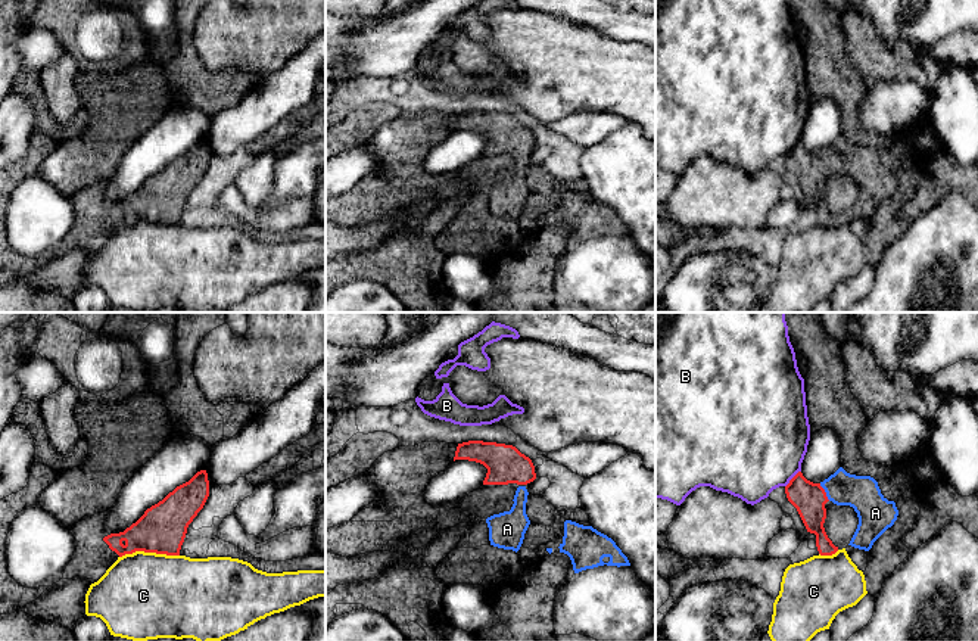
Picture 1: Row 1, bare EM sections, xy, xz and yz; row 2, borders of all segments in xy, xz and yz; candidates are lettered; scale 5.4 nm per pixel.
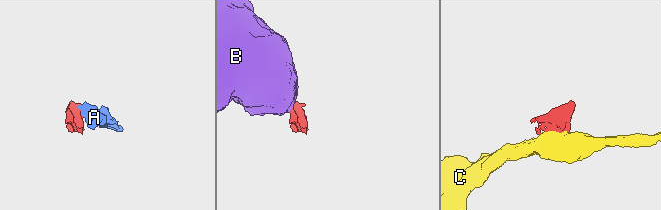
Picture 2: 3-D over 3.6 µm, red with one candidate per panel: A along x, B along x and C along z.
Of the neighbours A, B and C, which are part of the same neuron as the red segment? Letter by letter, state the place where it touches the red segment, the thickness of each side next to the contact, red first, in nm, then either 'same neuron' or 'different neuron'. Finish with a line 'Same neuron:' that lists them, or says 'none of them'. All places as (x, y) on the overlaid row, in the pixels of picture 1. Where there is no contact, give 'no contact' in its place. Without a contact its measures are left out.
A: yz (825, 492) | 180/190 nm | same neuron
B: yz (791, 479) | 180/480 nm | different neuron
C: xy (149, 551) | 260/480 nm | different neuron
Same neuron: A

